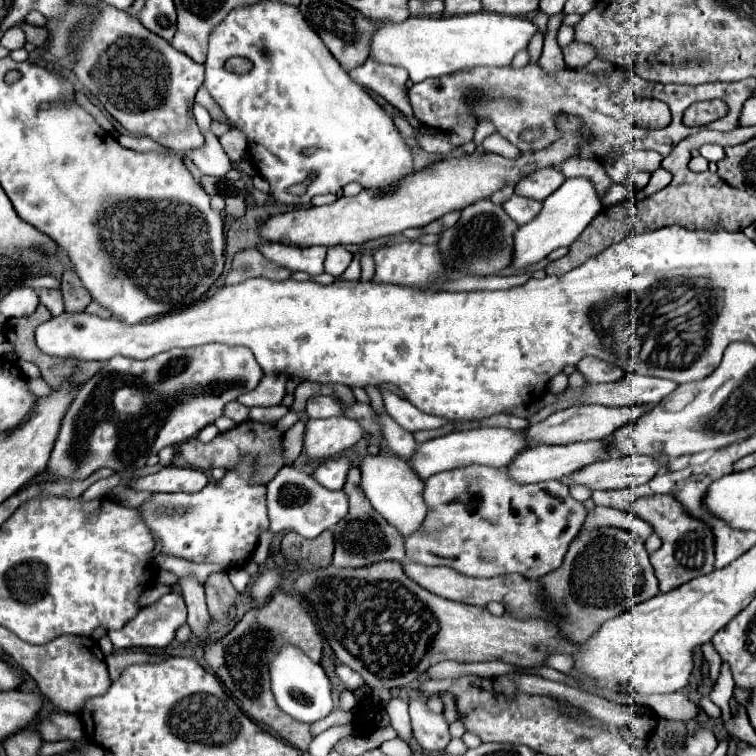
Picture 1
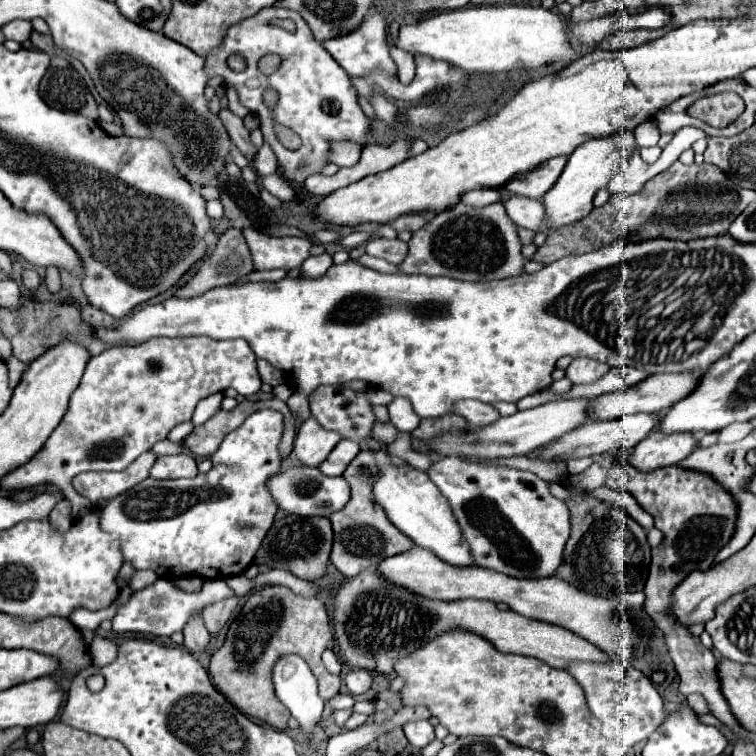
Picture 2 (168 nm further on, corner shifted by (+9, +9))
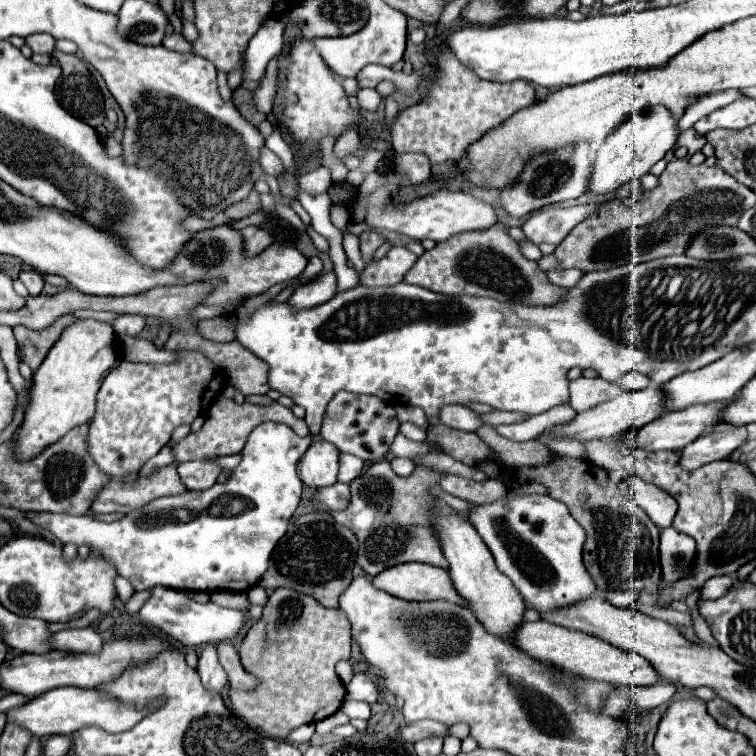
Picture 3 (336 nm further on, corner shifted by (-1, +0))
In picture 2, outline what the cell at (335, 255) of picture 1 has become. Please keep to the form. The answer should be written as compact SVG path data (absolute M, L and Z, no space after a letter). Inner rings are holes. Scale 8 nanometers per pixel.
M327 253L317 255L317 257L309 257L301 265L301 277L305 277L305 279L323 277L331 265L333 265L333 261L331 261L331 255L327 255Z

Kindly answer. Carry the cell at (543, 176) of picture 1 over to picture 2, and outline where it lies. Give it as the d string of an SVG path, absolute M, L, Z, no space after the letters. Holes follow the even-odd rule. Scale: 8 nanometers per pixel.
M565 155L547 159L541 165L537 165L535 169L527 171L525 175L521 175L521 179L507 181L505 189L509 193L513 193L513 195L523 195L523 197L539 199L539 197L543 197L557 183L565 163L567 163Z

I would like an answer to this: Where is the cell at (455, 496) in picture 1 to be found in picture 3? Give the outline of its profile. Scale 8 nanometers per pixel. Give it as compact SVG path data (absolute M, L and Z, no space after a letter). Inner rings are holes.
M505 494L489 504L469 504L467 518L491 550L497 568L509 576L523 600L533 608L549 612L595 592L595 584L581 560L585 532L565 504L547 494Z

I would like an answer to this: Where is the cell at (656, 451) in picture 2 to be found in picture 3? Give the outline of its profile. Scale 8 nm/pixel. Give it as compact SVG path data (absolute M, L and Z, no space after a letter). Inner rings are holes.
M715 428L715 432L707 432L707 436L699 436L699 440L693 440L691 444L687 444L687 448L679 450L679 466L695 470L703 464L709 464L711 460L725 460L735 448L743 446L745 442L745 428Z

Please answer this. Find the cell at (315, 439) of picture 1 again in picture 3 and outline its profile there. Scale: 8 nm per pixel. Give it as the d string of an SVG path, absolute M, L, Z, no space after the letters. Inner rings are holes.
M315 440L301 458L301 480L309 488L323 488L337 482L339 452L327 440Z

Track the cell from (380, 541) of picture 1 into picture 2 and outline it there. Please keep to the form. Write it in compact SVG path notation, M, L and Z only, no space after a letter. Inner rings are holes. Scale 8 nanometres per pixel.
M361 451L343 473L345 481L351 487L351 499L341 511L335 511L329 517L333 523L333 531L335 531L331 563L345 577L355 577L361 571L365 571L367 567L375 567L383 559L409 551L415 545L405 533L401 533L393 523L389 523L383 507L375 501L373 483L377 479L377 475L379 475L379 469L375 463L375 451Z

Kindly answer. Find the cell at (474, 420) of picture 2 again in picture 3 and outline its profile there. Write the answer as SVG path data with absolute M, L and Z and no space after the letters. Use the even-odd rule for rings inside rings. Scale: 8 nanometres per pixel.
M457 404L443 406L443 410L441 410L441 422L447 424L447 426L451 426L451 428L465 430L465 432L477 432L481 426L485 426L481 414L473 412L467 406L457 406Z

